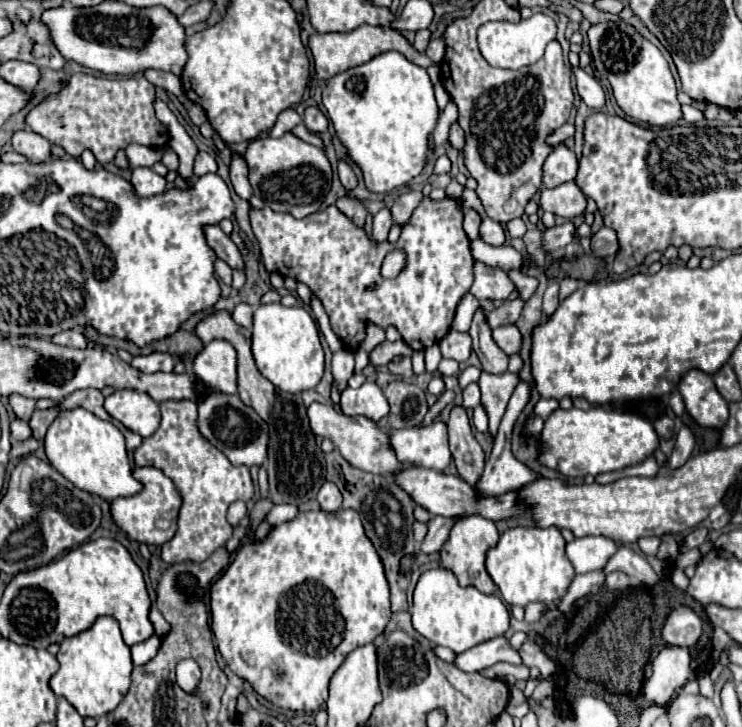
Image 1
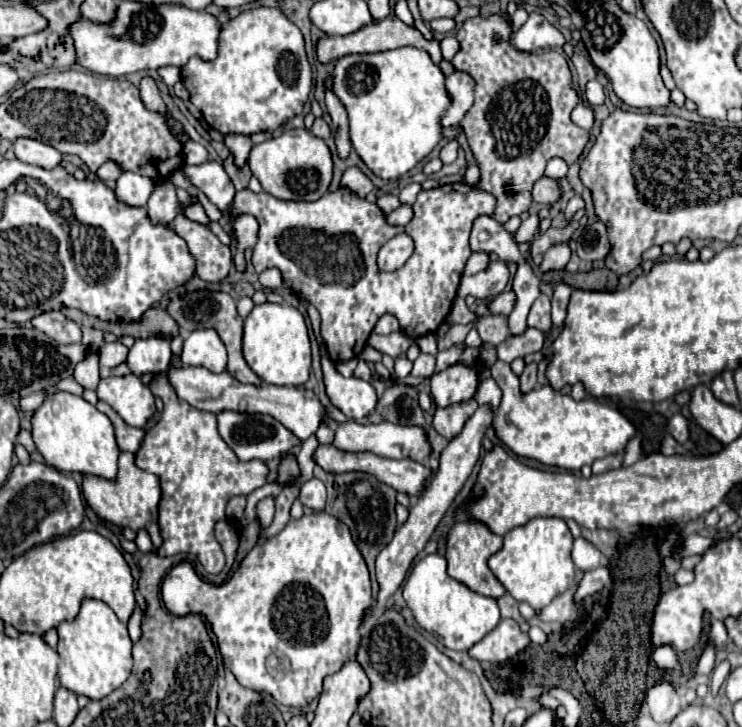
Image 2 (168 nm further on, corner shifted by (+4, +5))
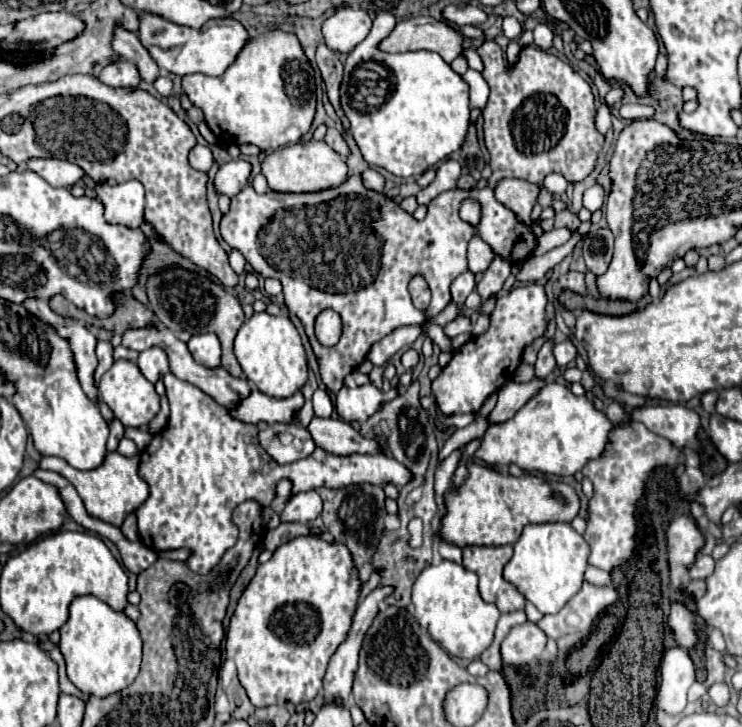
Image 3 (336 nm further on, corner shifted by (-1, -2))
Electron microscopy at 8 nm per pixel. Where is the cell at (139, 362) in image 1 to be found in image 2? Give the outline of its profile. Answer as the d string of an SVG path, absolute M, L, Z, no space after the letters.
M146 338L146 340L136 340L134 346L128 352L128 368L134 374L146 374L146 372L158 372L166 370L170 366L172 352L170 352L170 342L166 338Z

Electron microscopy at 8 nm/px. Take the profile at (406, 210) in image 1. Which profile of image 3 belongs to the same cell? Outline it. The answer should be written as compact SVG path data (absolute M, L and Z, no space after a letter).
M449 159L445 163L441 163L433 183L429 183L425 189L421 189L417 193L417 203L419 205L429 205L429 201L435 199L437 195L441 195L441 193L445 193L449 189L455 189L459 175L461 175L461 167L459 167L457 161Z

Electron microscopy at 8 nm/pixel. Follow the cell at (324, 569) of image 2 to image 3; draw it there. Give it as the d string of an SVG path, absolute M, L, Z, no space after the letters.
M297 537L281 545L267 563L257 567L255 577L237 603L225 637L227 657L235 661L239 681L247 689L255 707L269 707L287 701L311 701L321 691L327 663L351 627L359 589L359 571L355 569L353 557L343 543L329 545L323 539Z

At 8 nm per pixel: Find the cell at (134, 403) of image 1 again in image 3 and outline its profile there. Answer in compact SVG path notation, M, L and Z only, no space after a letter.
M115 361L113 367L99 381L99 395L125 427L147 425L159 411L159 395L155 391L155 385L143 377L135 361Z

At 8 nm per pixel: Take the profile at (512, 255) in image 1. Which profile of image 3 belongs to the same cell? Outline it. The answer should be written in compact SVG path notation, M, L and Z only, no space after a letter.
M471 271L461 273L453 283L451 283L451 301L457 305L463 305L467 295L473 291L475 287L475 277Z

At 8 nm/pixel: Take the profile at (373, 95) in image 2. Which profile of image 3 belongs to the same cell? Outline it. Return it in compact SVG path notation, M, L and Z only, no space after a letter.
M379 11L372 23L371 33L347 55L341 83L341 109L345 111L351 125L349 131L369 165L383 167L397 177L411 177L425 173L427 167L461 149L469 131L469 85L441 59L441 55L433 51L381 51L377 43L393 31L396 23L397 19L391 13Z

